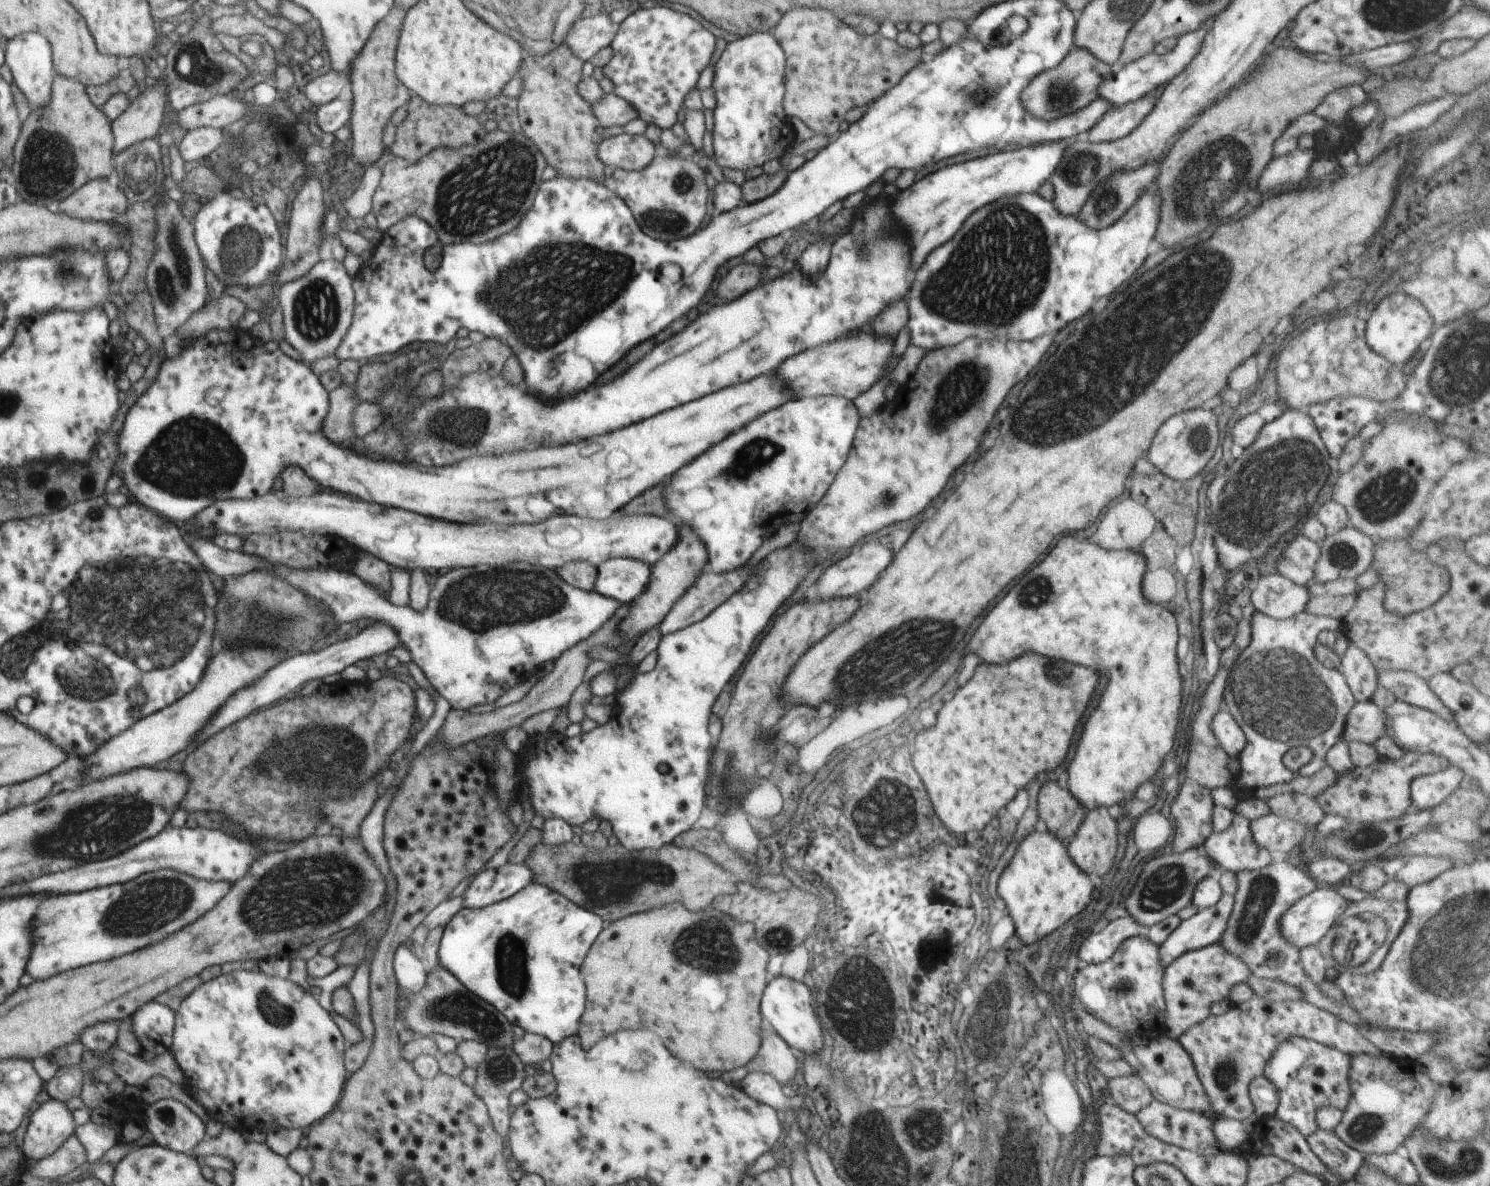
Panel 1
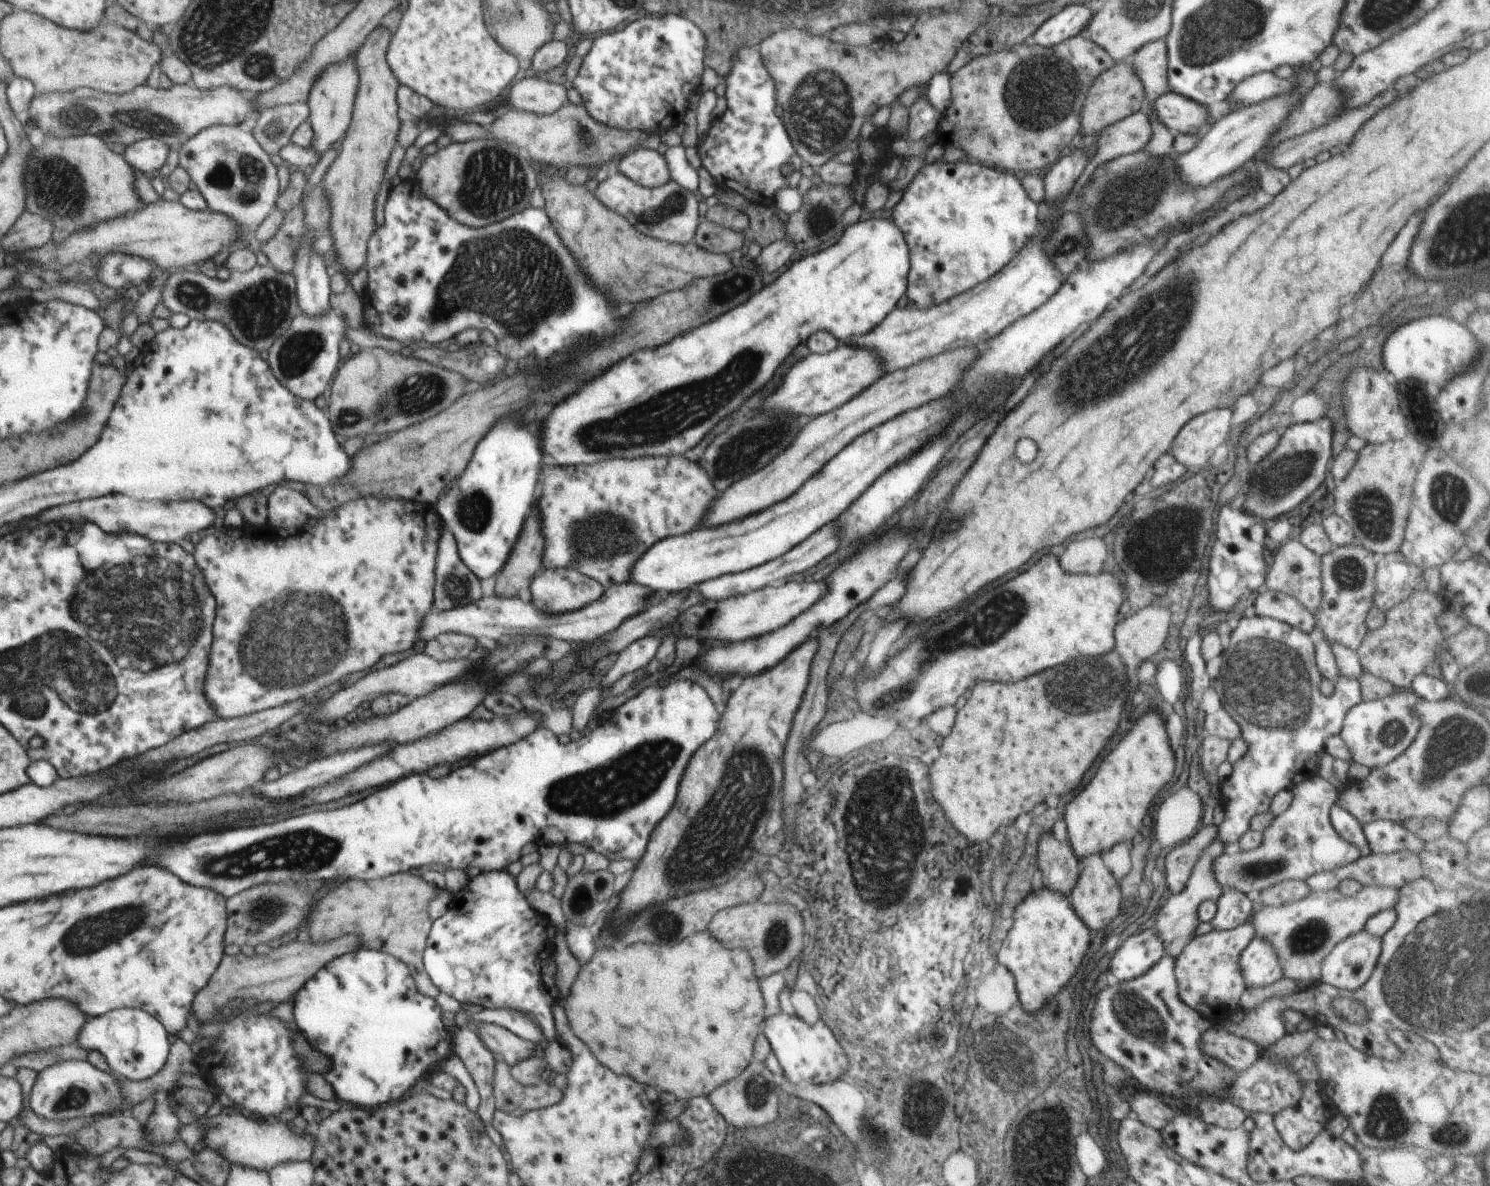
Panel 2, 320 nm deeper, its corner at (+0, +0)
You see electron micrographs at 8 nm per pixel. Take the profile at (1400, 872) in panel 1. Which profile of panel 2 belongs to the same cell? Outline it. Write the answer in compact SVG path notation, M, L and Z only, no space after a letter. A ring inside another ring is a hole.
M1368 885L1352 896L1334 889L1312 891L1302 900L1277 907L1263 907L1252 913L1250 924L1258 939L1268 941L1277 954L1282 977L1293 981L1318 982L1323 960L1334 947L1365 928L1367 920L1376 913L1394 908L1399 894L1392 887Z

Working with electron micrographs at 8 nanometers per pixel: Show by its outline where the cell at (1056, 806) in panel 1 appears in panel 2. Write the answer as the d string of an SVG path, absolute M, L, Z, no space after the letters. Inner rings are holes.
M1063 831L1056 835L1048 833L1040 837L1039 845L1037 846L1037 865L1043 874L1043 886L1067 898L1071 890L1077 885L1079 874L1082 871L1082 864L1080 864L1078 858L1076 858Z

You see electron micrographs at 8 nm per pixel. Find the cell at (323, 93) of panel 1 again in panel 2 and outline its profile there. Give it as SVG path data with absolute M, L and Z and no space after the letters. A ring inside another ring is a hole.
M307 102L278 105L260 112L257 124L251 131L256 142L270 156L279 152L290 142L300 124L308 121L310 109Z

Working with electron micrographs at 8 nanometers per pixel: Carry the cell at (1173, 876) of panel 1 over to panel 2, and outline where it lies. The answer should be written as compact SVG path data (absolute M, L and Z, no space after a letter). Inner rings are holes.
M1310 776L1292 788L1290 808L1273 818L1258 848L1229 855L1222 853L1213 862L1216 880L1223 890L1236 889L1246 894L1262 892L1282 881L1305 881L1316 873L1333 871L1354 862L1362 852L1343 839L1330 822L1331 806L1338 800L1333 784L1320 776Z

